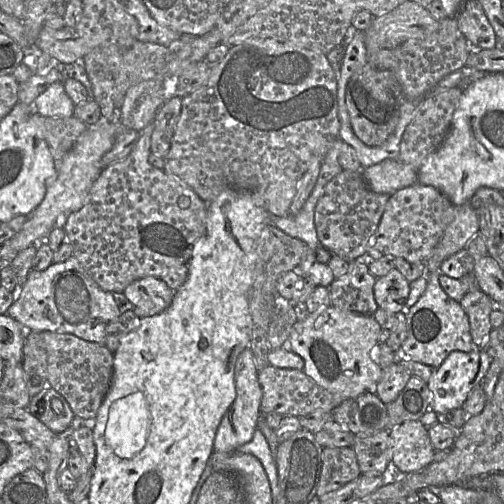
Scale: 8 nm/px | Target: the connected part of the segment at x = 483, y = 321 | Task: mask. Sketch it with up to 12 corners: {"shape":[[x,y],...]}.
{"shape":[[478,288],[459,303],[473,343],[484,349],[492,329],[492,299]]}

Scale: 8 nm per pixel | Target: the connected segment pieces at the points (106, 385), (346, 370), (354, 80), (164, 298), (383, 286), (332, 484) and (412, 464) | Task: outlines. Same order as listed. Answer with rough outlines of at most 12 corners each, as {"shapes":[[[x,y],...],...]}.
{"shapes":[[[43,331],[48,386],[76,417],[95,419],[113,353]],[[330,305],[282,347],[344,400],[374,391],[373,316]],[[367,62],[348,80],[354,134],[367,146],[394,132],[406,96]],[[148,276],[123,291],[134,313],[150,317],[167,310],[175,292]],[[397,269],[376,278],[378,307],[408,310],[410,283]],[[351,446],[323,447],[317,495],[360,474]],[[419,420],[389,429],[391,469],[418,472],[434,461]]]}

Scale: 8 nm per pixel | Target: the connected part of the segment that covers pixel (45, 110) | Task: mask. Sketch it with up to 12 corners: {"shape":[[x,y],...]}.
{"shape":[[58,81],[35,99],[41,116],[73,116],[75,104]]}

